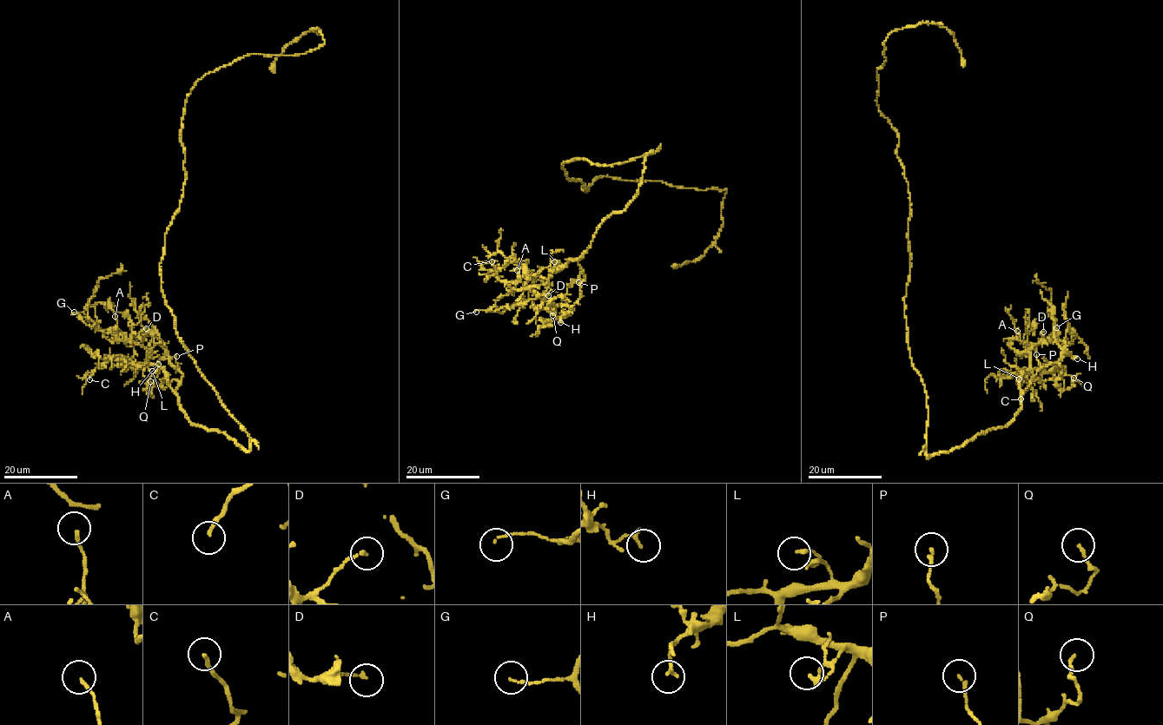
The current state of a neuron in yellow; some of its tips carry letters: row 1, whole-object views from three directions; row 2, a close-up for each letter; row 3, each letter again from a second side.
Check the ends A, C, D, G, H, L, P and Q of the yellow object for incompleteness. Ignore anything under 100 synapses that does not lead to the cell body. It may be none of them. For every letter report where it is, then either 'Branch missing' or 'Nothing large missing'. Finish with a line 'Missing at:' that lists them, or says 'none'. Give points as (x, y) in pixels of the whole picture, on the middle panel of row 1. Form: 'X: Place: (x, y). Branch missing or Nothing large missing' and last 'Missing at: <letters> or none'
A: Place: (517, 270). Nothing large missing
C: Place: (492, 261). Nothing large missing
D: Place: (548, 295). Nothing large missing
G: Place: (476, 312). Nothing large missing
H: Place: (560, 322). Nothing large missing
L: Place: (554, 261). Nothing large missing
P: Place: (578, 282). Nothing large missing
Q: Place: (552, 315). Nothing large missing
Missing at: none

